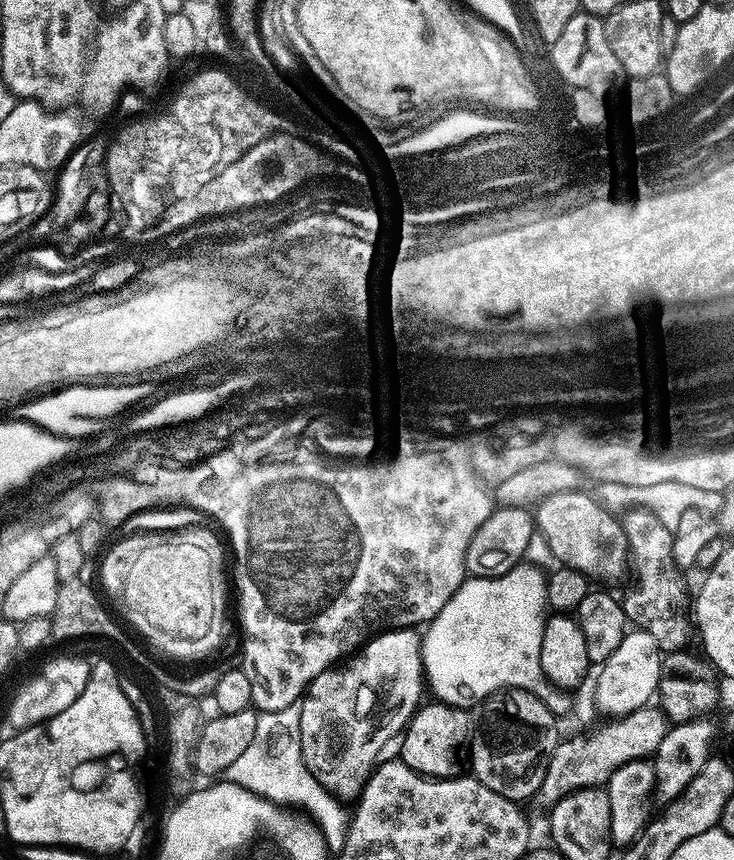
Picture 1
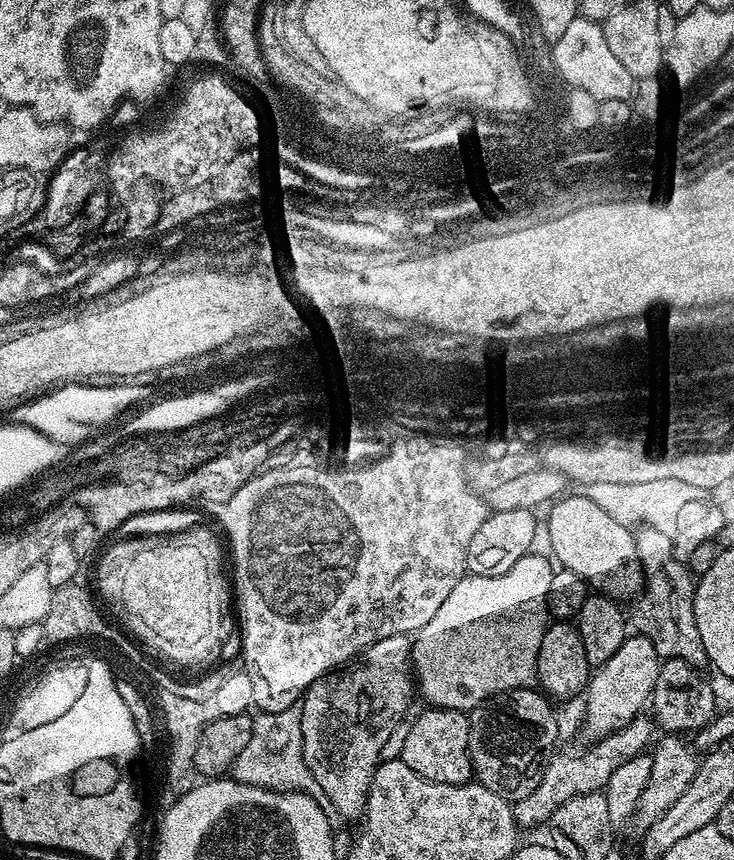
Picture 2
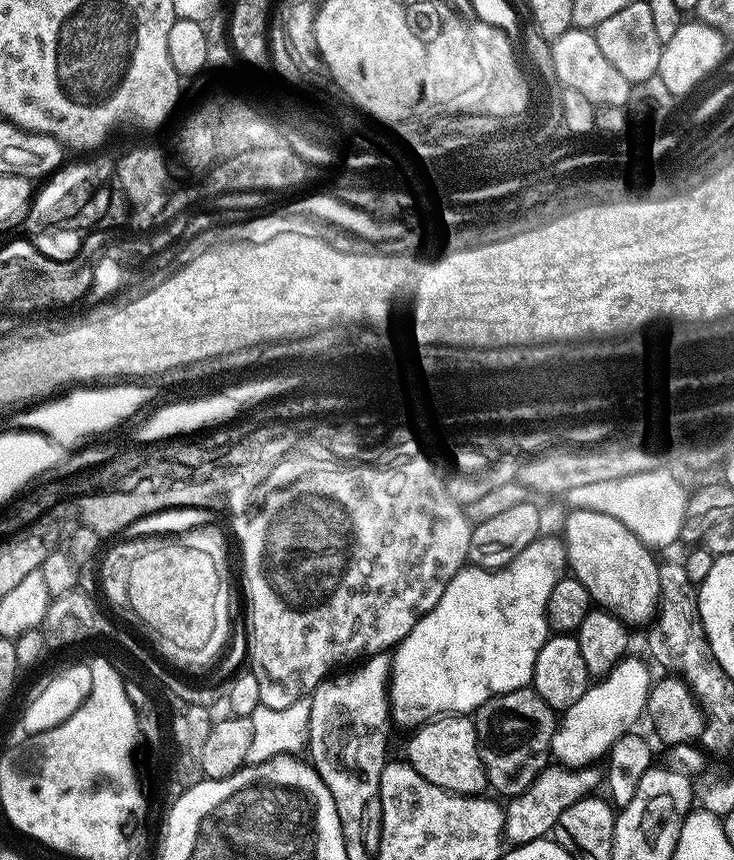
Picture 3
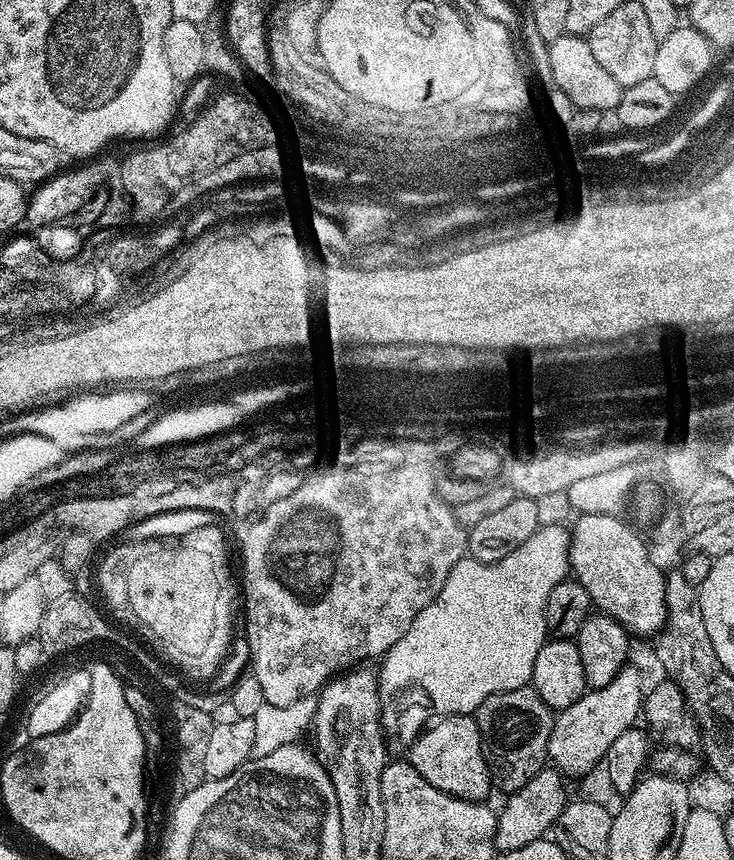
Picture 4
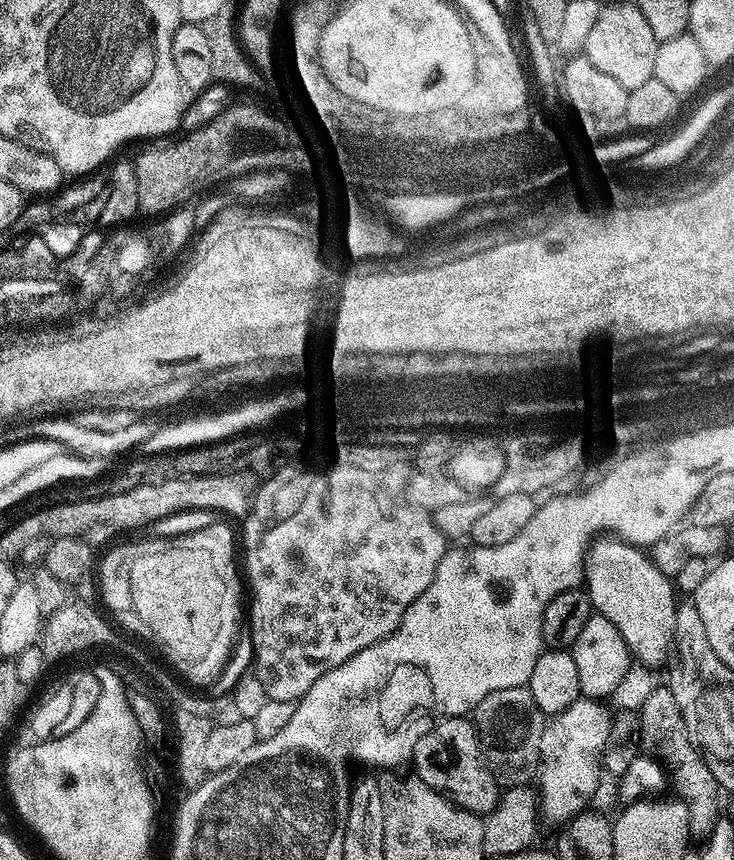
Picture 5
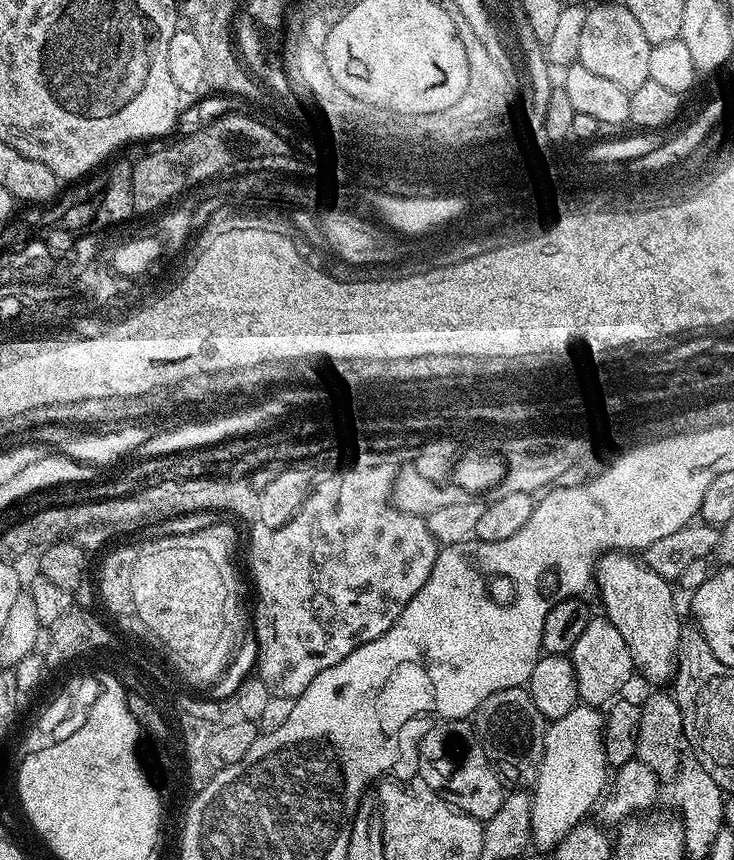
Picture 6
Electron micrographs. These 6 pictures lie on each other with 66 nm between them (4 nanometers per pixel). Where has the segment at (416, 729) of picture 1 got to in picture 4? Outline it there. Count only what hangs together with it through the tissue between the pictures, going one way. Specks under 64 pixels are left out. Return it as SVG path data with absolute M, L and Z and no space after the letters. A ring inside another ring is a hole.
M475 715L445 716L435 721L433 728L425 727L411 741L410 763L430 786L442 790L459 800L487 801L488 791L493 791L492 775L482 754L480 735Z

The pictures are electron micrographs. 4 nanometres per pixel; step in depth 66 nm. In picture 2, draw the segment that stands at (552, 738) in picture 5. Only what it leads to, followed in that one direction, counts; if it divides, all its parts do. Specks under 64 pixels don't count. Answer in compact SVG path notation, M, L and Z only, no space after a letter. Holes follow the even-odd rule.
M639 634L629 635L610 661L602 664L591 676L584 694L586 698L586 726L582 730L585 741L595 742L623 728L638 716L651 699L657 681L660 657L653 643Z

